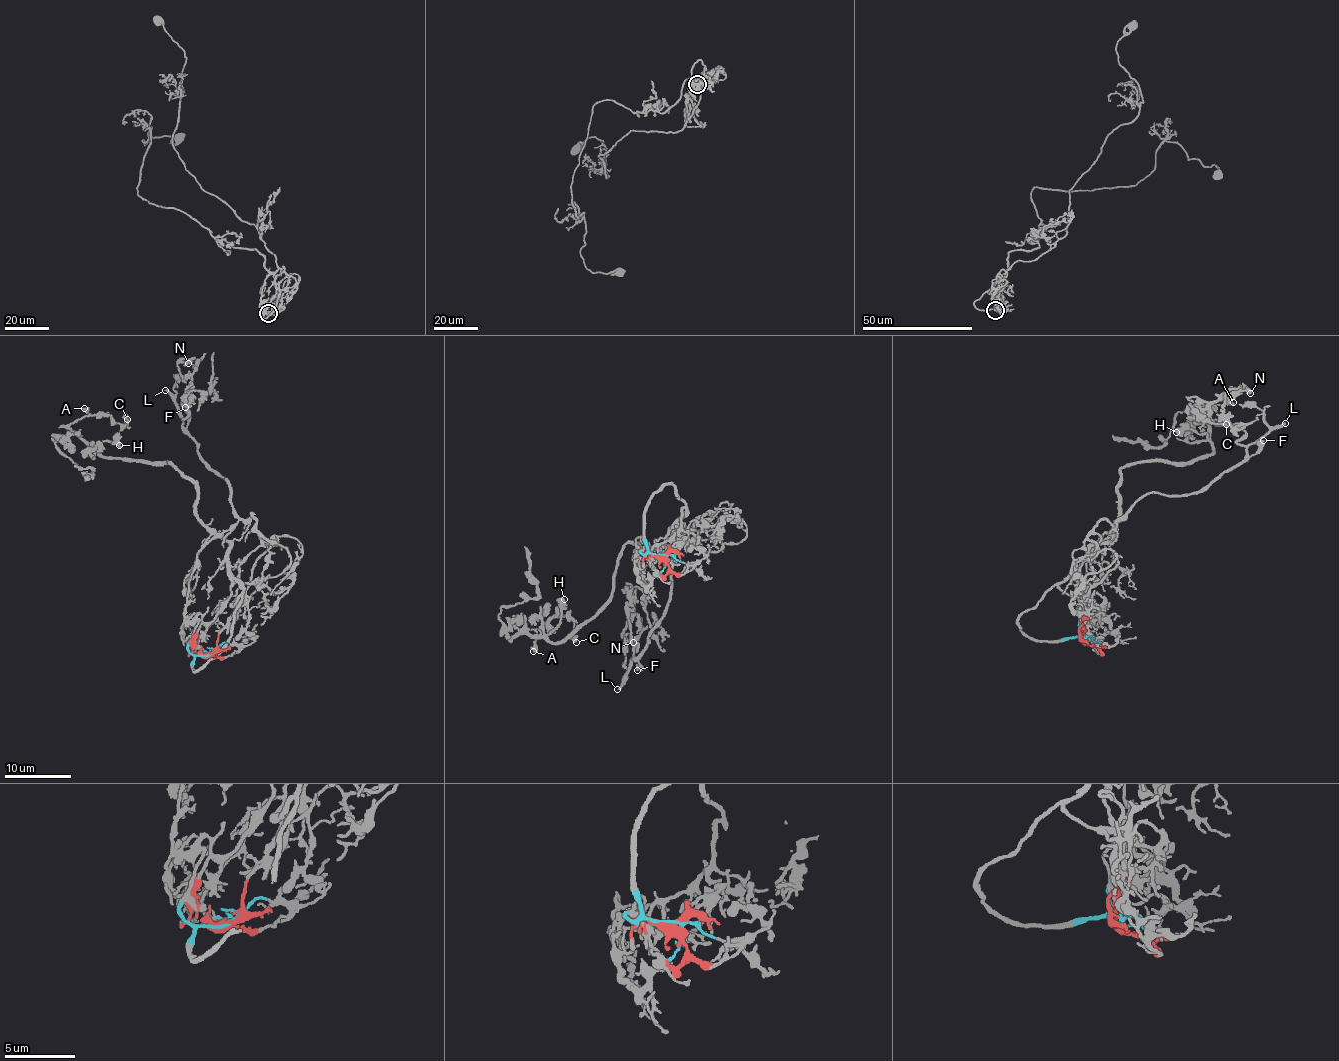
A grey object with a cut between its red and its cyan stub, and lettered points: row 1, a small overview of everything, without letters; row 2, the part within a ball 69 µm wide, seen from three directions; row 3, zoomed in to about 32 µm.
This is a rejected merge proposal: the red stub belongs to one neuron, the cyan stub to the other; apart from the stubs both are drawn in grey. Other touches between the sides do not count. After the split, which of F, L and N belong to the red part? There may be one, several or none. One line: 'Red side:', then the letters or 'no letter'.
Red side: F, L, N

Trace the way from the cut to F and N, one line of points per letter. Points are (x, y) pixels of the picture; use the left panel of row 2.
F: (207, 655), (195, 632), (231, 595), (260, 531), (253, 513), (240, 518), (226, 477), (200, 456), (185, 407)
N: (207, 655), (195, 632), (260, 543), (253, 513), (240, 518), (226, 477), (182, 426), (195, 358), (188, 363)

